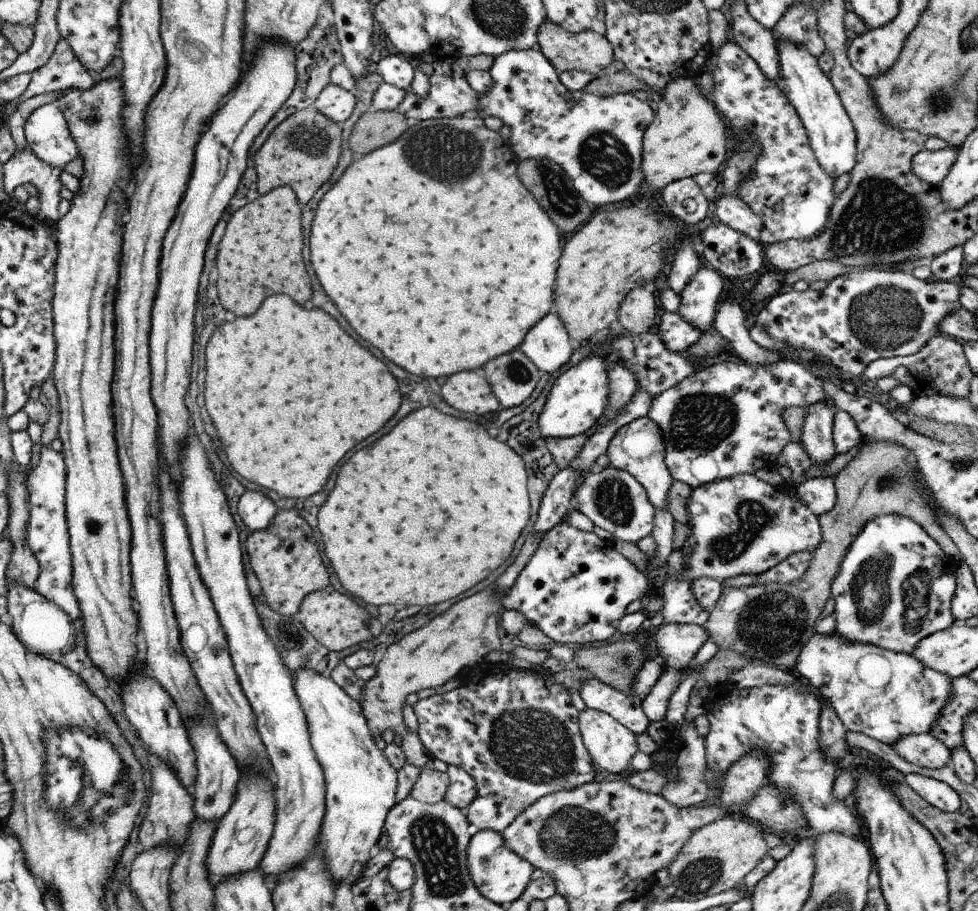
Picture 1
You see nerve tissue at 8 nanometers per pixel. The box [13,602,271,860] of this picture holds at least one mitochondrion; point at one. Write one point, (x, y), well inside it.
(68, 807)

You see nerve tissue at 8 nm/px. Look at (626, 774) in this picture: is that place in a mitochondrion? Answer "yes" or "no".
no

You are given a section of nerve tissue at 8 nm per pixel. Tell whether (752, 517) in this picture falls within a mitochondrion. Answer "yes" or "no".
yes

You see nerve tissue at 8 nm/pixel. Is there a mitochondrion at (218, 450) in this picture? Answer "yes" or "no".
no

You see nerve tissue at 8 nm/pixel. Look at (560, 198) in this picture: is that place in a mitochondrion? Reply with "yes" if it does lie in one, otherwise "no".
yes

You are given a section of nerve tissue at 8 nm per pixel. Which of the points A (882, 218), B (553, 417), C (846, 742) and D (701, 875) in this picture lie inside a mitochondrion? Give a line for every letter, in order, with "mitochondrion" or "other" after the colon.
A: mitochondrion
B: other
C: other
D: mitochondrion

